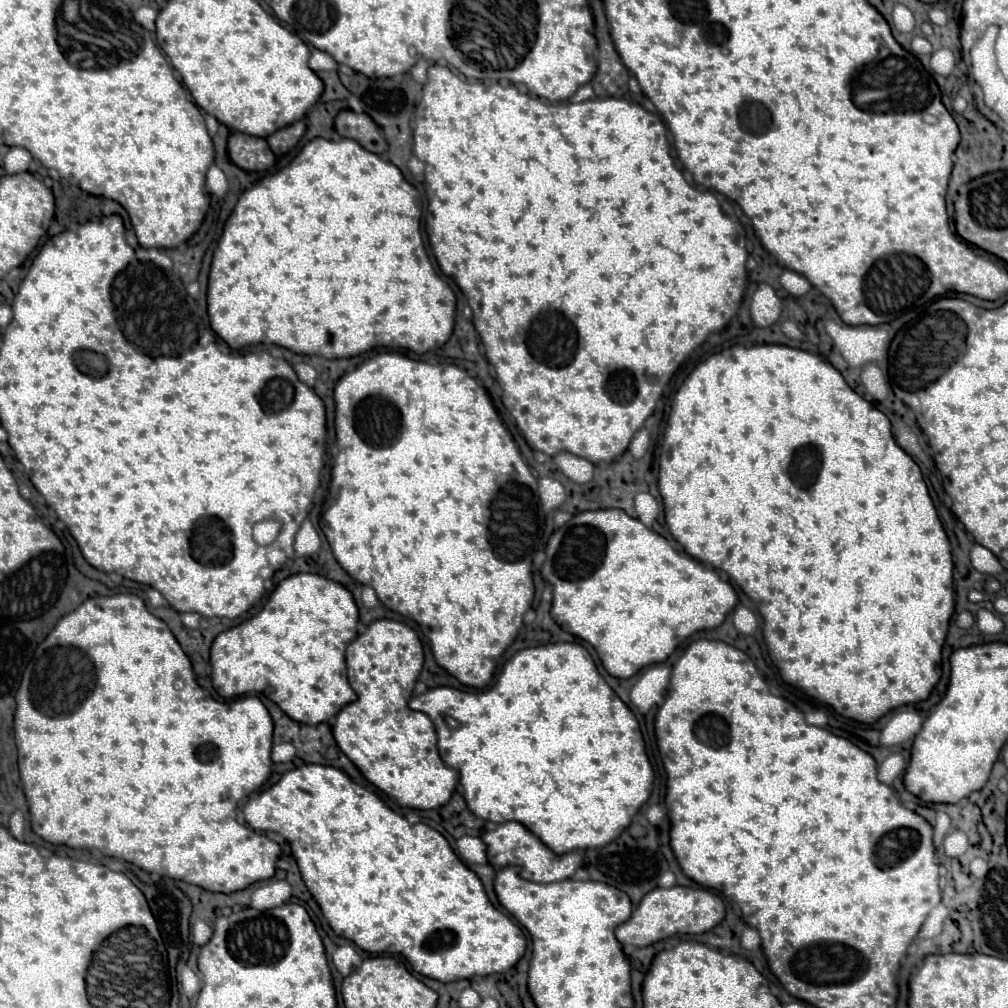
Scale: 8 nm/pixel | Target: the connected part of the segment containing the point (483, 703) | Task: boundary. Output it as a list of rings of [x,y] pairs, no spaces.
[[[560,642],[560,644],[544,644],[544,646],[526,648],[504,664],[500,678],[496,680],[496,684],[490,690],[484,690],[480,694],[470,694],[470,692],[462,692],[462,690],[456,690],[450,686],[442,686],[442,688],[428,690],[420,696],[414,696],[408,702],[408,706],[412,710],[424,712],[434,722],[440,758],[446,766],[458,770],[460,784],[464,786],[464,800],[468,804],[468,810],[474,816],[488,820],[488,822],[496,822],[496,824],[500,824],[504,820],[516,820],[516,822],[524,824],[534,836],[540,838],[540,842],[544,846],[548,846],[556,854],[568,854],[568,852],[586,850],[586,848],[602,848],[604,844],[610,844],[612,840],[616,840],[616,836],[620,836],[620,832],[624,828],[628,828],[634,814],[650,798],[654,772],[652,772],[648,756],[644,752],[644,740],[640,734],[640,726],[638,726],[634,714],[628,710],[628,706],[612,692],[612,688],[598,674],[590,652],[580,644]]]

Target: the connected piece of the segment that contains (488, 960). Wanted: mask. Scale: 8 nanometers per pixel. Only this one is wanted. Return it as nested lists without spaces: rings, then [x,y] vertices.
[[[304,764],[300,768],[294,768],[294,770],[286,772],[272,788],[268,788],[260,796],[248,800],[242,808],[242,812],[244,812],[246,824],[250,824],[254,830],[258,830],[258,832],[278,832],[286,838],[286,842],[292,848],[292,856],[298,864],[298,870],[302,874],[302,880],[304,880],[306,888],[310,890],[312,898],[318,902],[318,906],[320,906],[324,918],[328,920],[330,928],[338,936],[354,942],[360,950],[370,952],[370,954],[400,954],[400,956],[404,956],[404,960],[410,964],[410,968],[414,972],[418,972],[426,978],[432,978],[432,980],[440,980],[440,982],[456,982],[456,980],[472,978],[472,976],[488,976],[488,974],[508,972],[522,958],[522,954],[526,950],[524,932],[506,914],[502,914],[500,910],[496,910],[490,904],[482,882],[478,880],[478,876],[468,866],[464,866],[460,862],[460,858],[452,852],[446,838],[426,824],[410,824],[406,818],[392,812],[372,790],[352,782],[342,770],[332,768],[332,766],[318,766],[318,764]]]

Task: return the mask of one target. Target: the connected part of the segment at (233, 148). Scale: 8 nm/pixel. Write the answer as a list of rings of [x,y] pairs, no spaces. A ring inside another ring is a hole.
[[[232,132],[228,138],[228,156],[230,160],[248,172],[268,170],[274,164],[274,154],[264,138],[248,136],[242,132]]]

